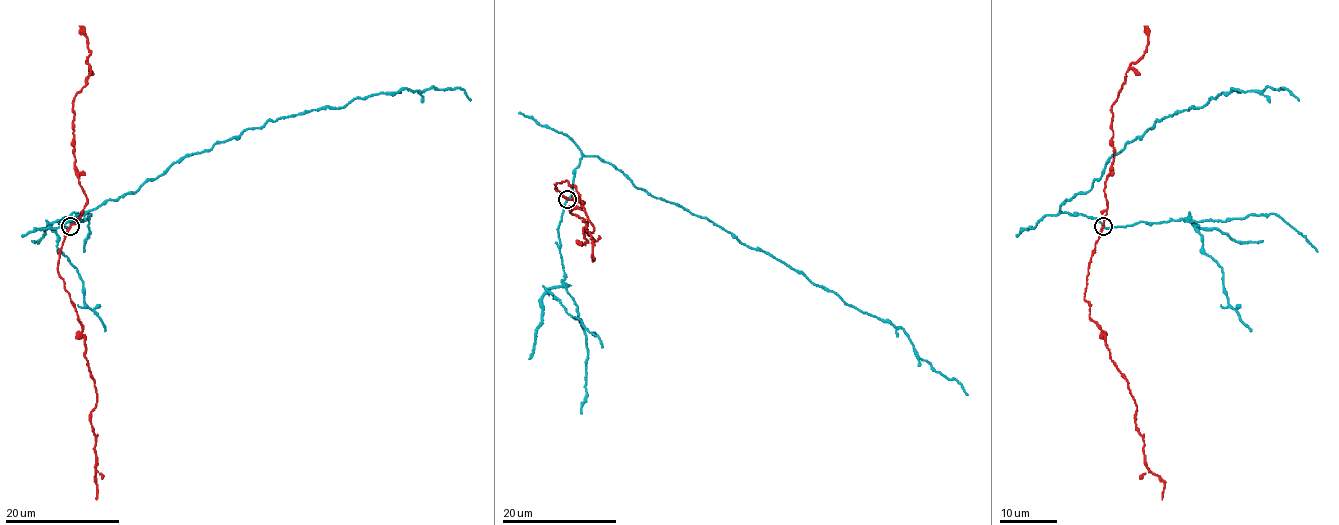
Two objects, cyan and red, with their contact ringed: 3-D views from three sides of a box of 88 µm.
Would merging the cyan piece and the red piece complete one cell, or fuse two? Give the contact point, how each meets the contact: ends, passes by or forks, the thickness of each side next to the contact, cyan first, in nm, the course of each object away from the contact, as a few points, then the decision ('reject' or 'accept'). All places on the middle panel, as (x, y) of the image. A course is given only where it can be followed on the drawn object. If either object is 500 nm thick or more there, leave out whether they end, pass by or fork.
(567, 199) | cyan passes by | red passes by | 160/200 nm | cyan via (567, 198), (583, 157), (610, 162), (636, 187), (707, 217), (852, 306), (889, 321), (967, 394) | red via (567, 198), (554, 184), (567, 180), (579, 193), (593, 232), (587, 232), (593, 240), (593, 257) | reject

